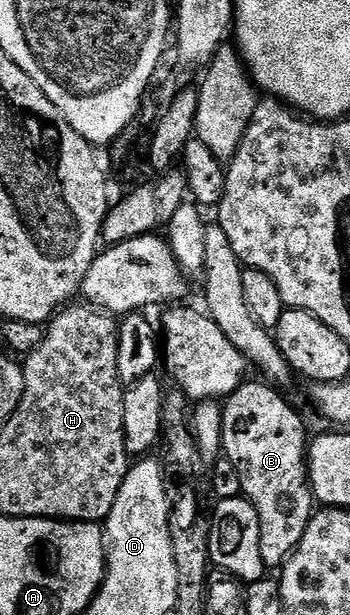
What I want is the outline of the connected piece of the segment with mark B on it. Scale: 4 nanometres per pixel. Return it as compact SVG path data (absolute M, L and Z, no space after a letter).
M249 380L247 383L239 385L233 393L230 394L228 398L223 402L222 412L224 418L222 419L222 453L227 460L230 460L234 463L234 467L238 467L238 475L242 479L242 494L247 497L248 501L255 509L258 511L258 527L260 528L260 546L262 547L262 559L264 560L265 566L272 567L272 565L276 565L276 567L283 566L284 562L288 560L289 557L292 556L293 551L298 547L298 543L302 543L302 535L306 535L306 527L310 523L310 519L312 518L312 514L314 512L314 498L312 495L312 487L308 484L308 447L310 444L310 433L307 433L304 430L304 421L302 418L296 414L296 409L291 405L290 402L287 401L286 398L283 397L281 390L279 388L273 387L271 384L263 383L264 385L259 385L258 382Z

